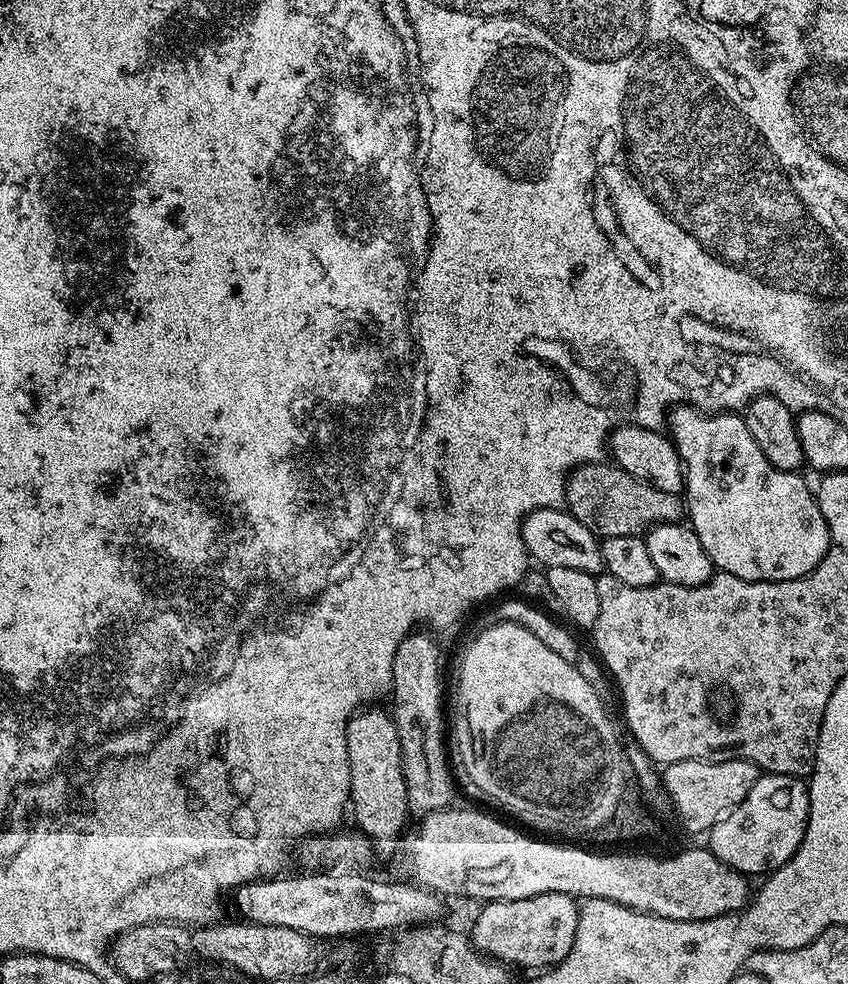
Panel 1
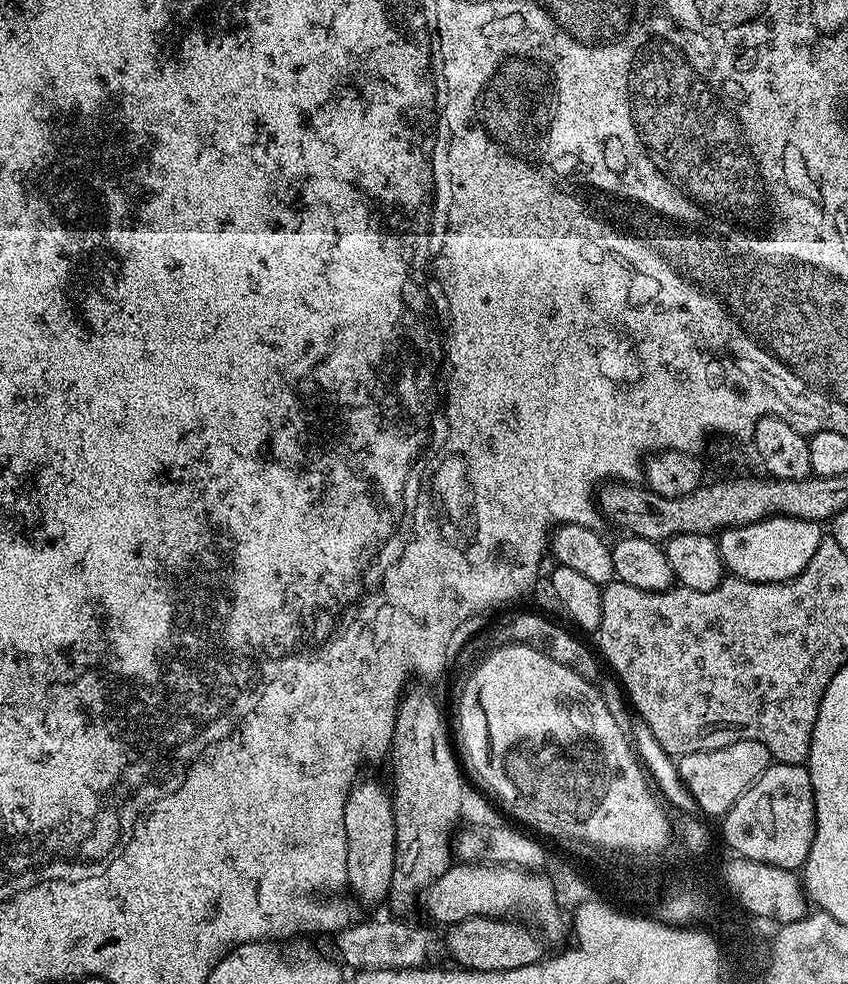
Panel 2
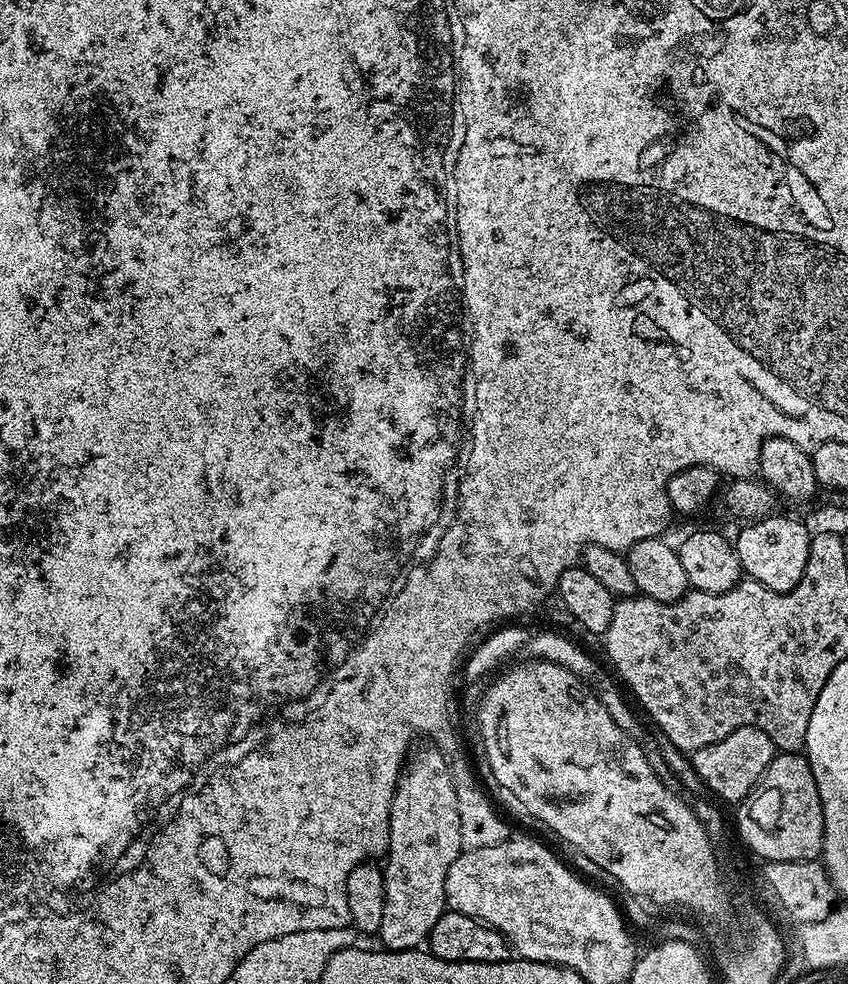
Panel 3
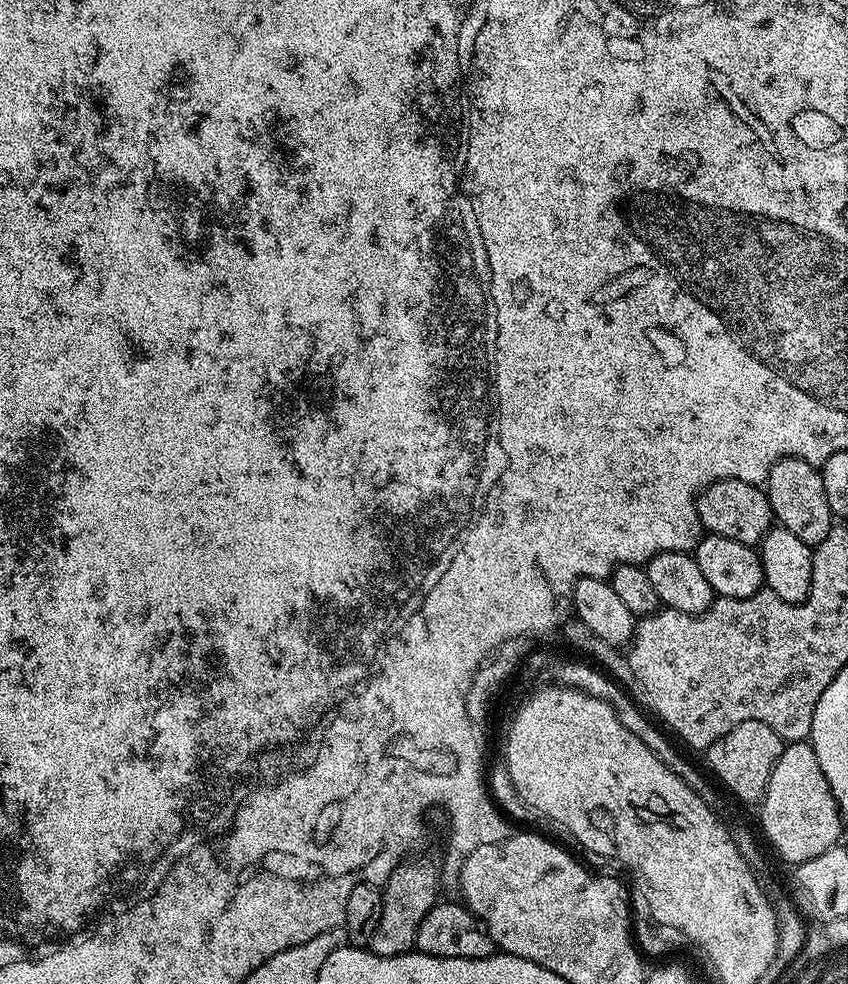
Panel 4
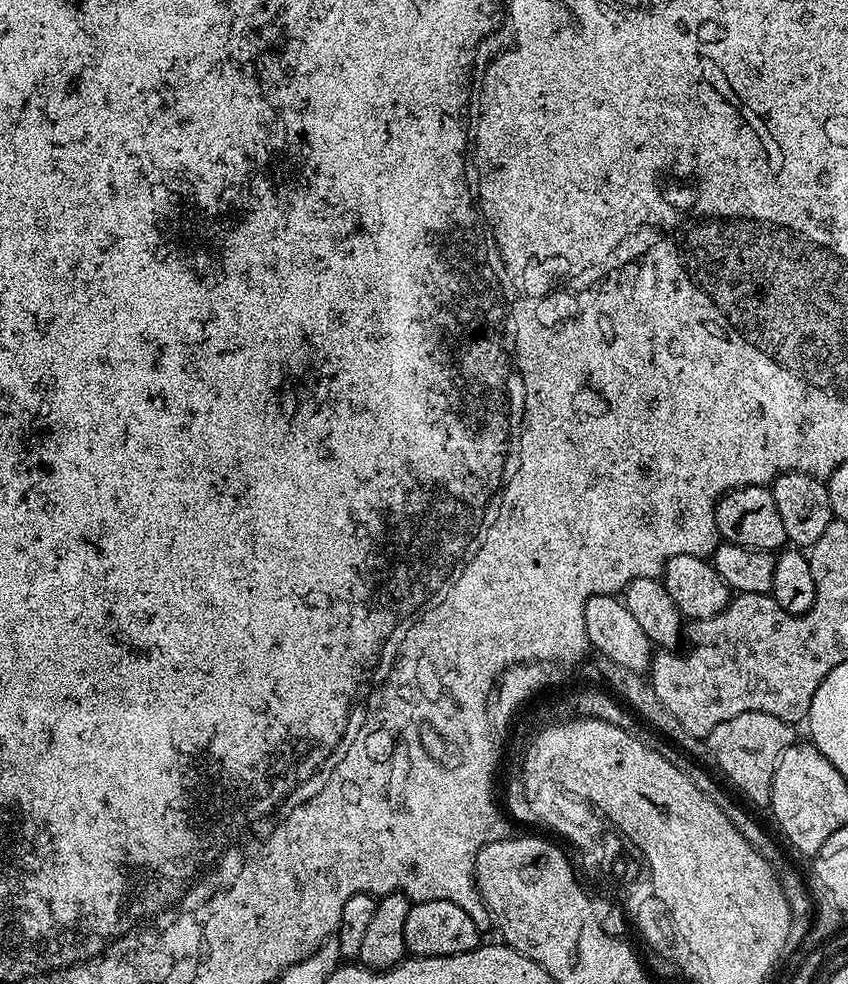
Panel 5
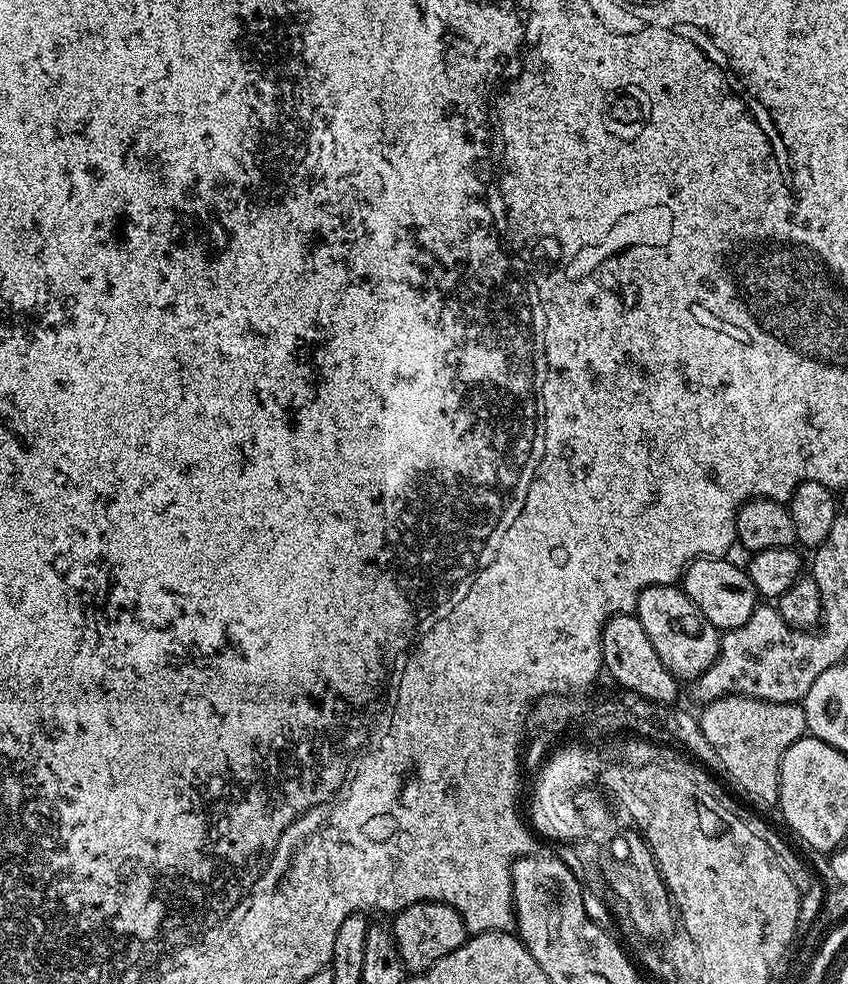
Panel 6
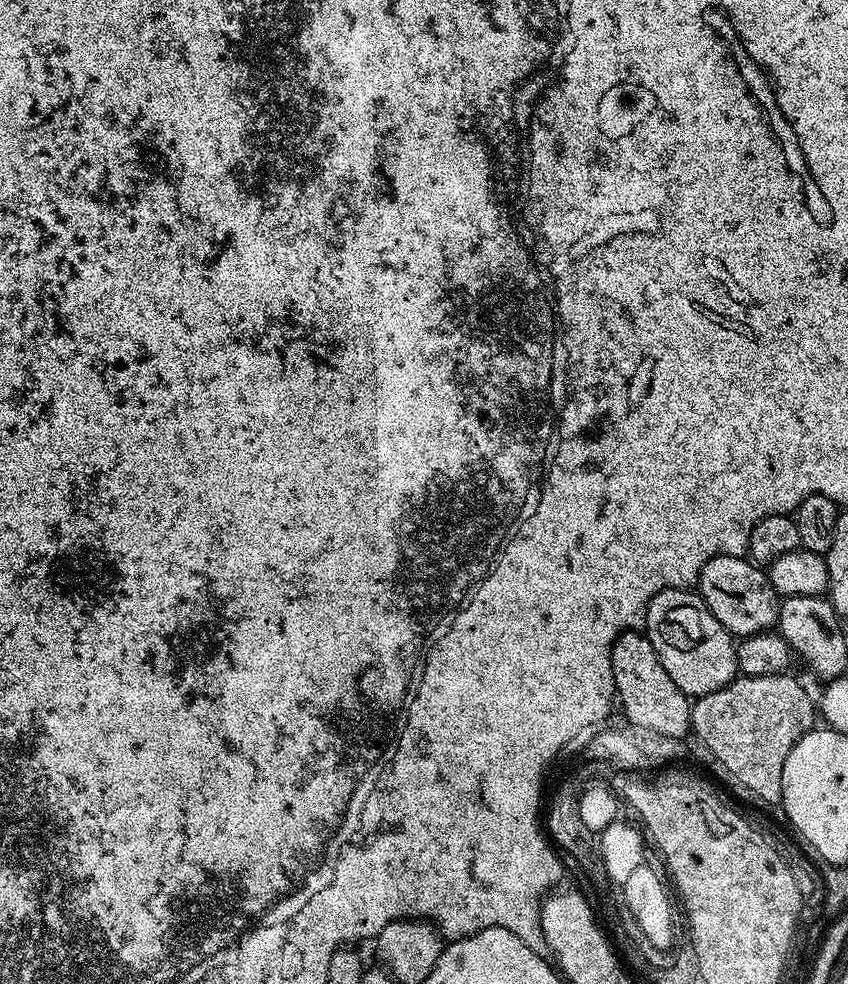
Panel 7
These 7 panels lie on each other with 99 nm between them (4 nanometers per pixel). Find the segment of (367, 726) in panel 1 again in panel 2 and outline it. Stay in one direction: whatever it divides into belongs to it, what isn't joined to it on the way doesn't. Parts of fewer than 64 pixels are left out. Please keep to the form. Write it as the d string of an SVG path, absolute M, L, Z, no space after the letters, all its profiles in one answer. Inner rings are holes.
M376 780L353 784L348 792L344 821L346 822L347 887L353 888L368 904L380 904L389 899L394 878L396 857L396 827L392 793Z

